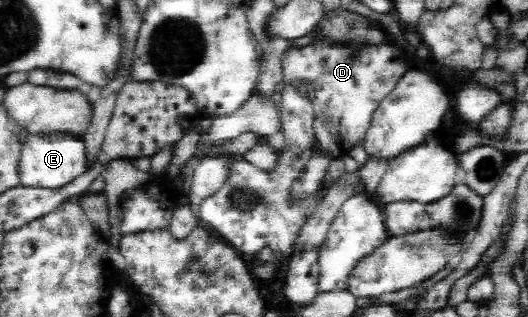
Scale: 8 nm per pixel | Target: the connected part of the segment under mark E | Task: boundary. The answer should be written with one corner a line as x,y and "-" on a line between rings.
72,132
49,134
29,134
21,145
21,158
18,171
21,184
28,187
48,187
55,189
74,180
87,170
88,153
83,138

